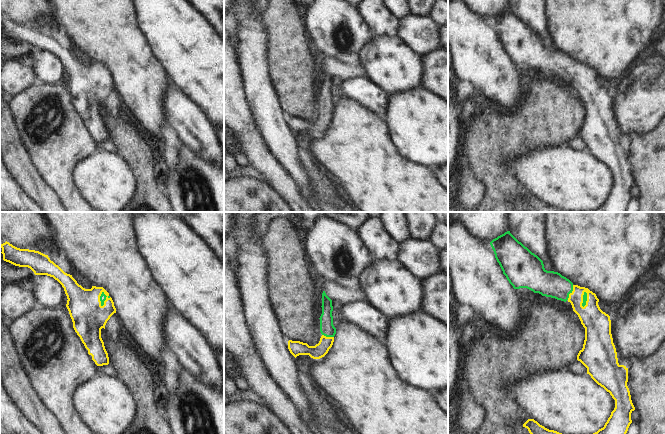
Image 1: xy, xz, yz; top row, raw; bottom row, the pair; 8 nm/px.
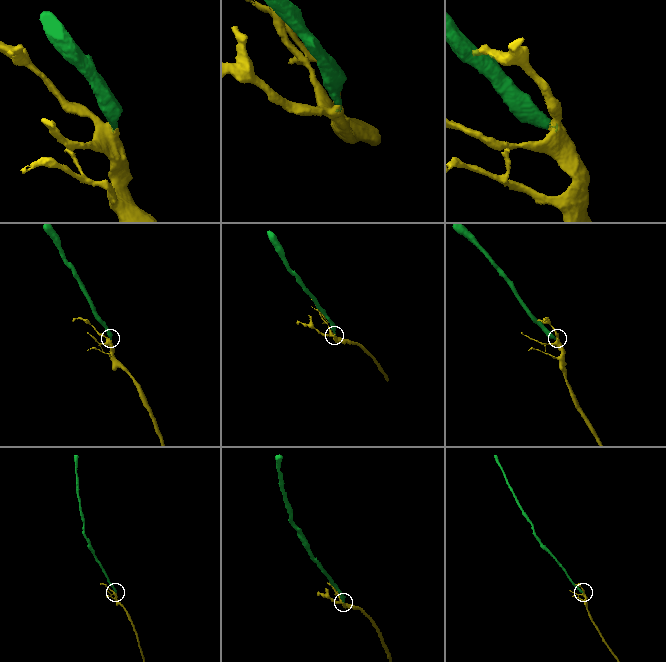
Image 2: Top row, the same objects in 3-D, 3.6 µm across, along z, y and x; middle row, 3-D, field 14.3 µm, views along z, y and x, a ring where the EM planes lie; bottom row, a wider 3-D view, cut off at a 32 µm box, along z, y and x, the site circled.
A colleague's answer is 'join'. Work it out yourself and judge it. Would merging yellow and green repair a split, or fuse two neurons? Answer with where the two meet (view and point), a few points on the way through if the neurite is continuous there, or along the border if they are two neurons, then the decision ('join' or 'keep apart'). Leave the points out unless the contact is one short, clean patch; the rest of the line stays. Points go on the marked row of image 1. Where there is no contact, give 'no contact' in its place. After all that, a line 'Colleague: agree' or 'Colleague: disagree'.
contact yz (572, 292); way yz (591, 316), (572, 292), (552, 284); join
Colleague: agree

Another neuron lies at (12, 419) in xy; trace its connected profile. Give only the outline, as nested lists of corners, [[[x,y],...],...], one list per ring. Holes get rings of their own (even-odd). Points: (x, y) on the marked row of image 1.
[[[0,377],[0,434],[43,434],[16,405]]]

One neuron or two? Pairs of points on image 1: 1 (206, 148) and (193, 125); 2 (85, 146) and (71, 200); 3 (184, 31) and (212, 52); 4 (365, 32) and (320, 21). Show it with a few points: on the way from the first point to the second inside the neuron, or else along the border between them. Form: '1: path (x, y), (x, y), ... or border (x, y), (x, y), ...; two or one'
1: path (206, 142), (197, 131); one
2: path (73, 159), (67, 165), (67, 187); one
3: path (191, 38), (205, 52); one
4: path (354, 27), (346, 19), (331, 21); one

